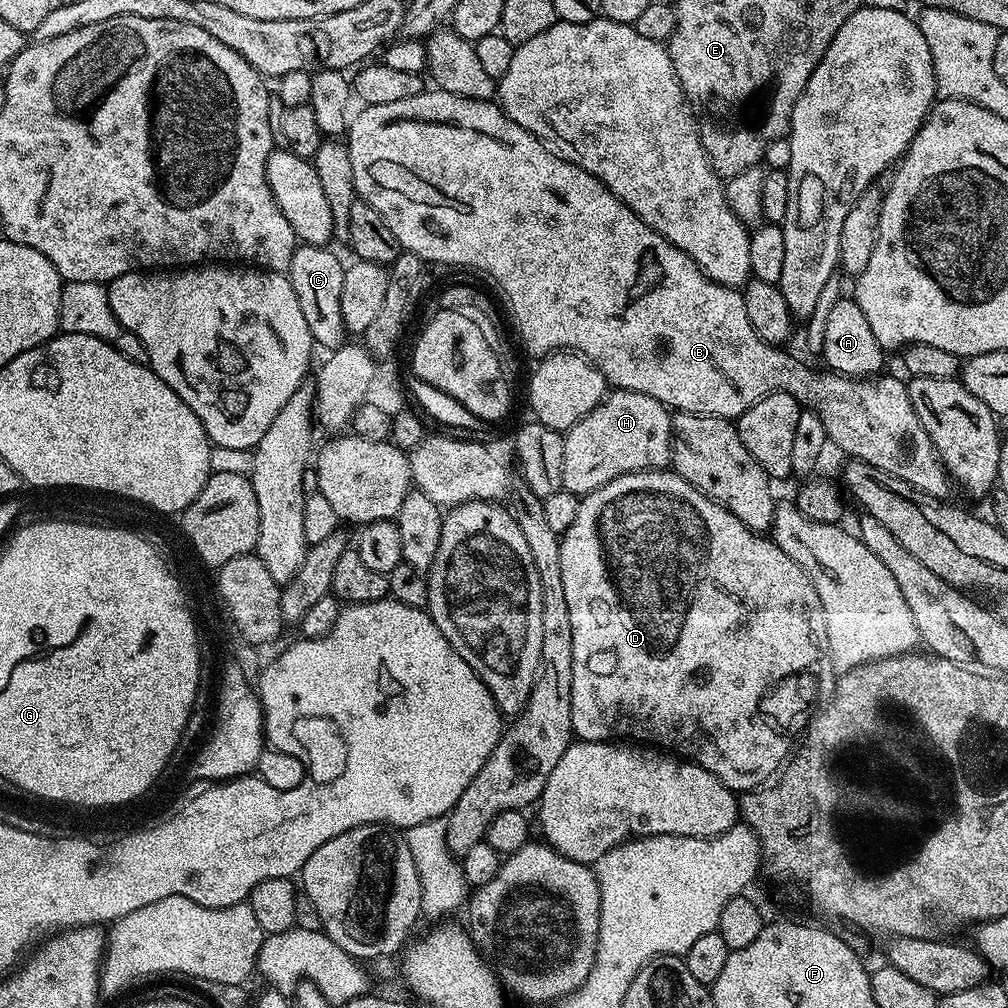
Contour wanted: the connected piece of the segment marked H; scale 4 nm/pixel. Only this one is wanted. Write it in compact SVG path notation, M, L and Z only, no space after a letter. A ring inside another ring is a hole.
M625 388L609 391L597 408L590 410L590 414L563 433L563 491L573 492L576 497L583 498L622 474L667 469L672 462L672 418L670 409L658 402L658 398L650 398L650 394L638 394Z

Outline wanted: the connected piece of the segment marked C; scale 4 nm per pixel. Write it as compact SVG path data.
M301 243L290 262L287 275L298 294L298 306L302 306L302 318L310 326L310 334L317 345L327 350L340 348L346 342L346 329L342 322L342 278L345 265L331 252L331 247Z

